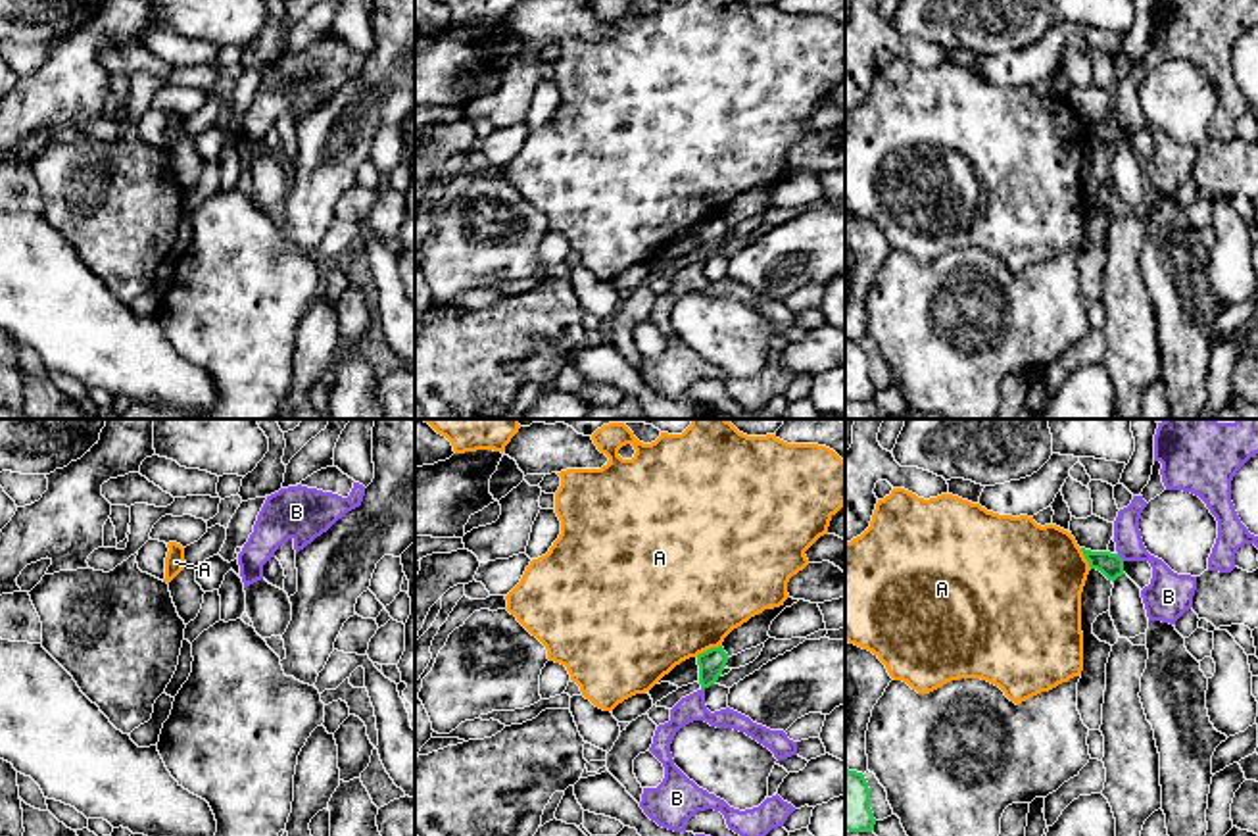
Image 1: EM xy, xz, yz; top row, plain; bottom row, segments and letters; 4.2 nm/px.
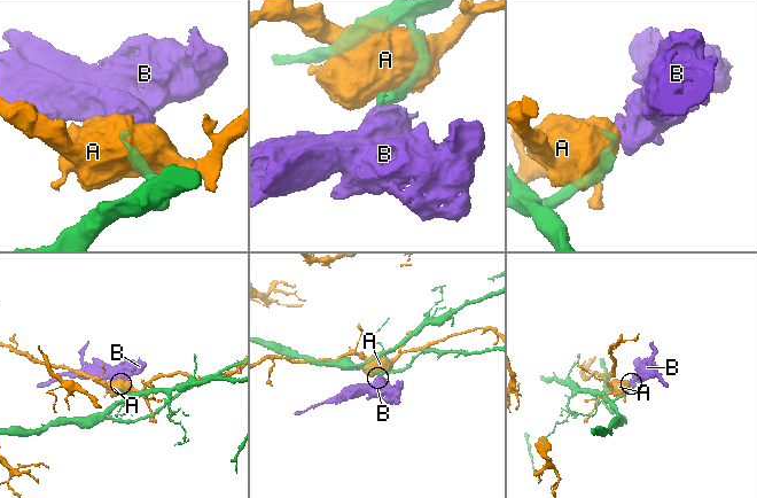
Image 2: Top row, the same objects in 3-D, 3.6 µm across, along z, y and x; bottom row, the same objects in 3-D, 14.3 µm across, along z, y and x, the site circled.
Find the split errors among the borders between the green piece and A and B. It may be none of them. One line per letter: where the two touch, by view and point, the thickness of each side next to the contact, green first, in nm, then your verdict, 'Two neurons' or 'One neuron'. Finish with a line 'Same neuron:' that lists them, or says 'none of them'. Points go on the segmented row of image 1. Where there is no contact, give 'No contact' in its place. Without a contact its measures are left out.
A: Touches green at xz (707, 650). Thickness 110 nm (green) against 500 nm. Two neurons
B: Touches green at yz (1118, 556). Thickness 100 nm (green) against 160 nm. Two neurons
Same neuron: none of them

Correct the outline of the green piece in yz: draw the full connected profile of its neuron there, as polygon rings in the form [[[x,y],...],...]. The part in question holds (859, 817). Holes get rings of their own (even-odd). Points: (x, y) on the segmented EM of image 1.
[[[845,769],[845,830],[872,832],[870,788],[862,773]]]

